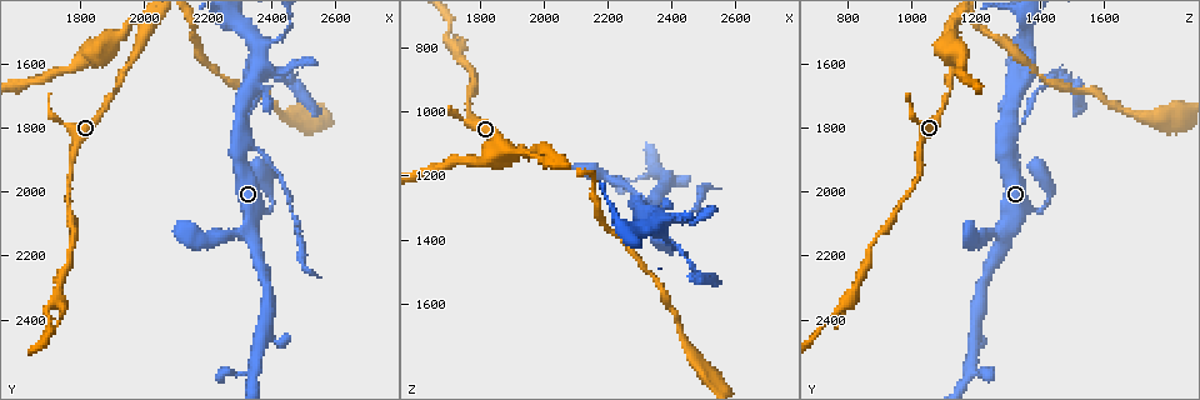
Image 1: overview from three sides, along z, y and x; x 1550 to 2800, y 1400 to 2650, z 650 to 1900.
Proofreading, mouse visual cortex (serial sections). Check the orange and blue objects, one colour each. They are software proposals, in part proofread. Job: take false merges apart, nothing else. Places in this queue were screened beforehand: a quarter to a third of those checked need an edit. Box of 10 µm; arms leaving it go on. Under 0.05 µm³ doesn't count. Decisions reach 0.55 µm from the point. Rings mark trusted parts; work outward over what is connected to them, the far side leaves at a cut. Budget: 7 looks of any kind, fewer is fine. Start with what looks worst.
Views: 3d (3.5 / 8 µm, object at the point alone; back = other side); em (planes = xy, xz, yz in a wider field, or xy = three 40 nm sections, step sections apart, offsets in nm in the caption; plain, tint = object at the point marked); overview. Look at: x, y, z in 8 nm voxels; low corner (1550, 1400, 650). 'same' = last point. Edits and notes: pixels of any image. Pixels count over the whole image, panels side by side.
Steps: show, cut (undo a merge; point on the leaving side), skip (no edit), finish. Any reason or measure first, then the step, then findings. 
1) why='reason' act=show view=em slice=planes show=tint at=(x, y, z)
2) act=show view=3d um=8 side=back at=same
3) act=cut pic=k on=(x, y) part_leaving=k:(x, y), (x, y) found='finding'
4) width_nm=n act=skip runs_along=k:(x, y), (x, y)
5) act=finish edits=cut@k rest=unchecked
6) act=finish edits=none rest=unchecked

why='abrupt turn' act=show view=3d um=8 at=(2010, 1490, 1130)

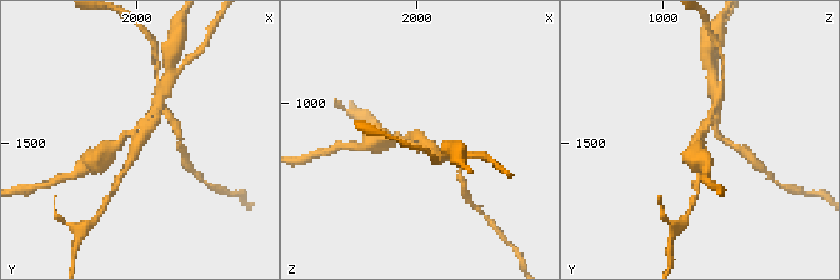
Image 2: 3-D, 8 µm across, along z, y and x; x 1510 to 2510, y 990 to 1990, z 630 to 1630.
arms=3 arm_widths_nm=150,200,200 why='now the EM' act=show view=em slice=xy step=3 show=tint at=same

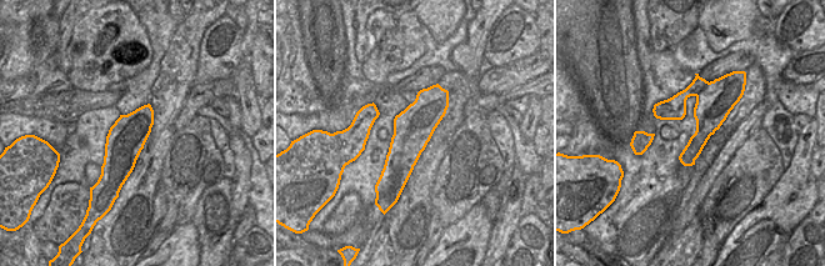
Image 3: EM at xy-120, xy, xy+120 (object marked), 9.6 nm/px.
act=cut pic=2 on=(719, 95) found='two cells meet here'

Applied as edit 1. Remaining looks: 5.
act=show view=overview

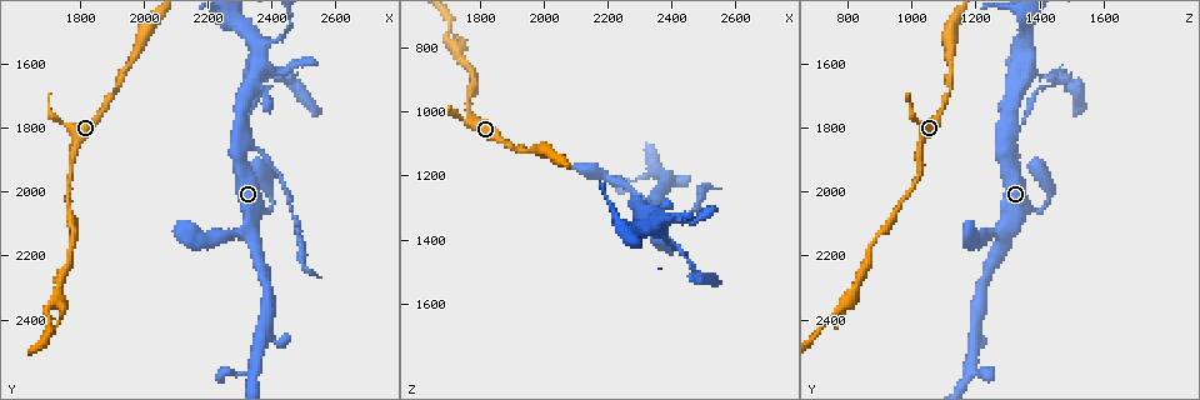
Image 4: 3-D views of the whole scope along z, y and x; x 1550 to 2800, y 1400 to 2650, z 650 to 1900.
why='three-way junction' act=show view=3d um=3.5 at=(2290, 1850, 1300)

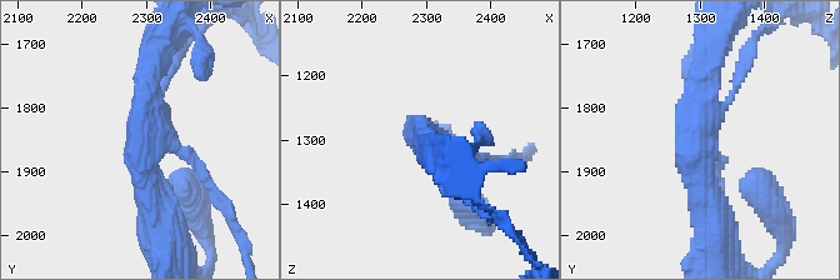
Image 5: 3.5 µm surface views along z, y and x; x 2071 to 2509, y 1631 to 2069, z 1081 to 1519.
why='now the EM' act=show view=em slice=xy step=3 show=tint at=(2300, 1850, 1295)

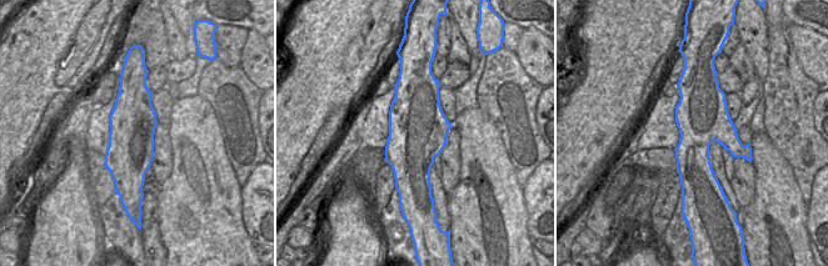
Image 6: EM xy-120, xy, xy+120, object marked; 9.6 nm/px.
width_nm=550 act=cut pic=5 on=(211, 186) part_leaving=5:(183, 153), (221, 195), (244, 253) found='two cells meet here'

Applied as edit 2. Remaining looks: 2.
why='looks like a crossing' act=show view=3d um=3.5 at=(2360, 1640, 1370)

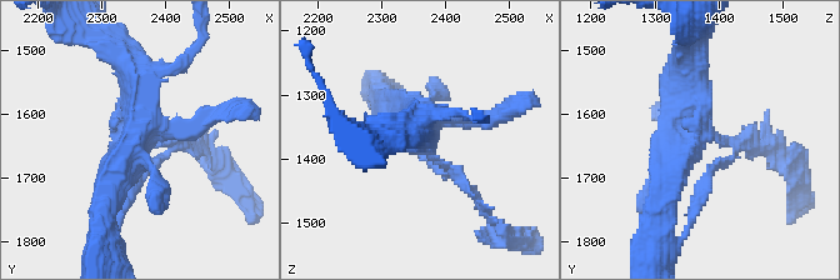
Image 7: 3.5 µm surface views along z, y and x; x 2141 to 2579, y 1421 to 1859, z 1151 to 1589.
act=show view=em slice=xy step=1 show=tint at=(2360, 1625, 1360)

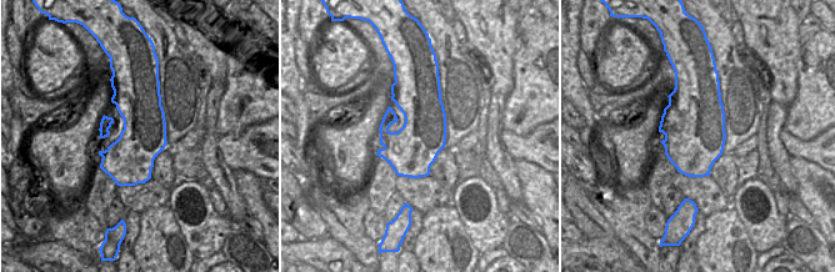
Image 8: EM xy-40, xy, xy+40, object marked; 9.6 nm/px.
act=skip runs_along=7:(663, 199), (695, 134), (695, 53) found='all the same cell'

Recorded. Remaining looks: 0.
act=finish edits=cut@2,cut@5 rest=unchecked

